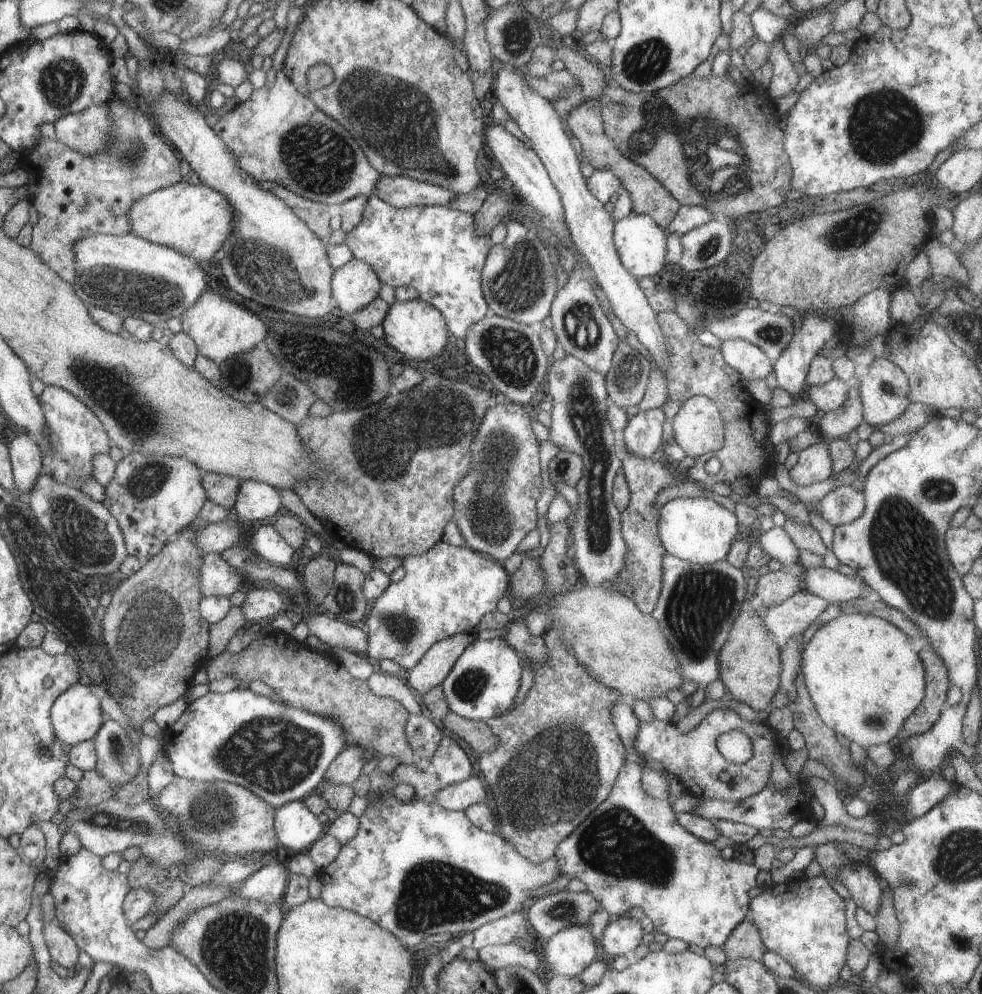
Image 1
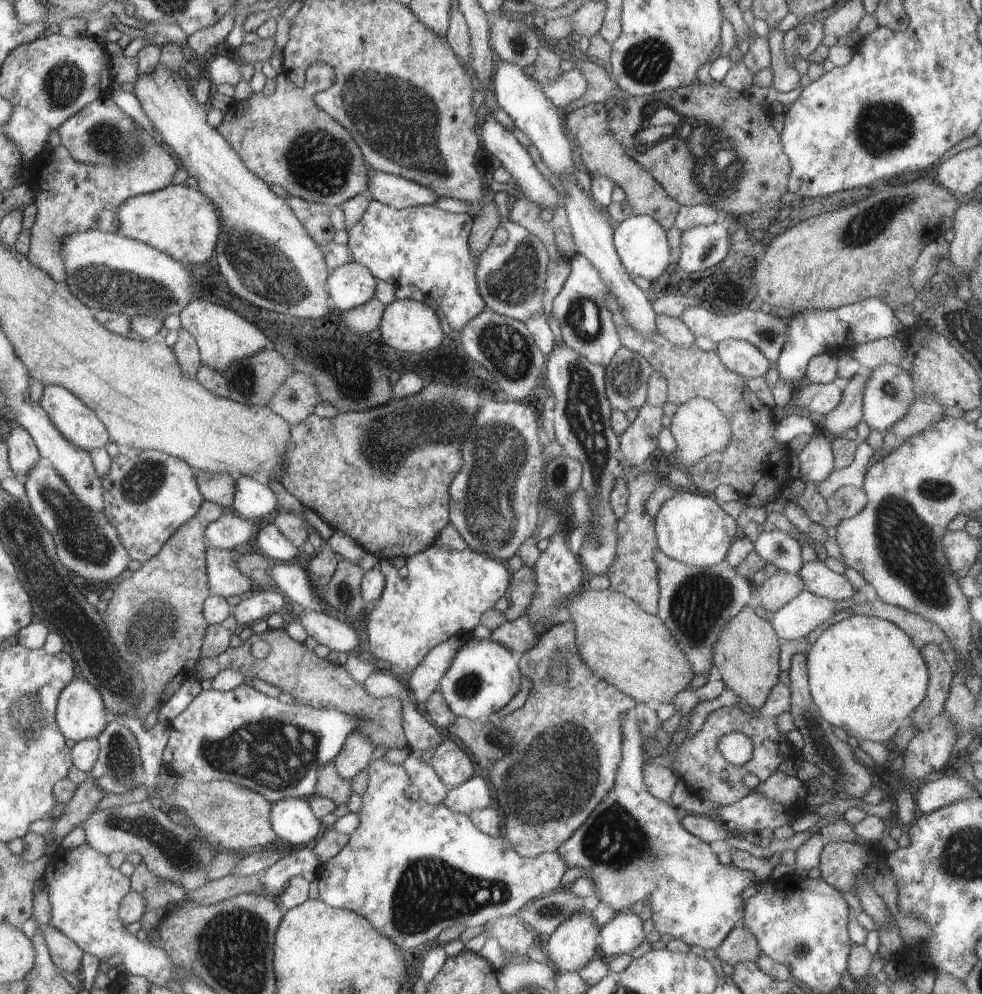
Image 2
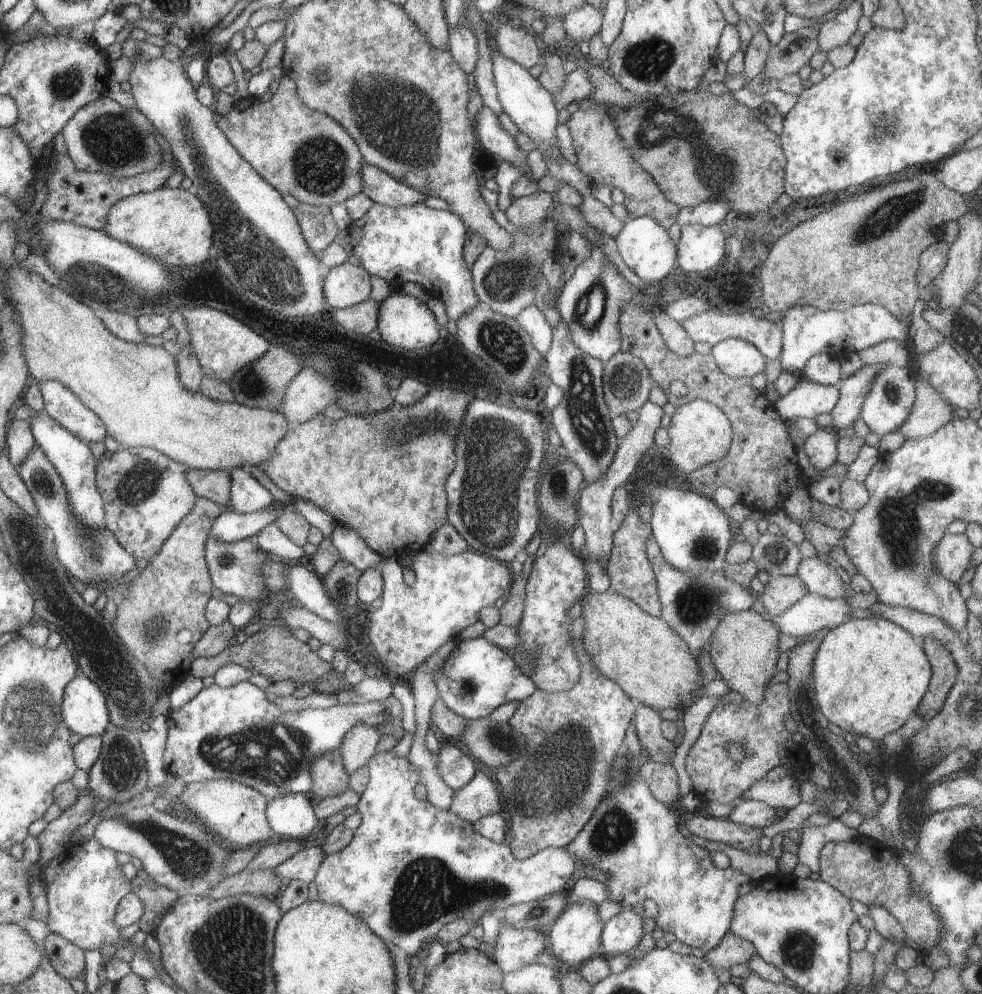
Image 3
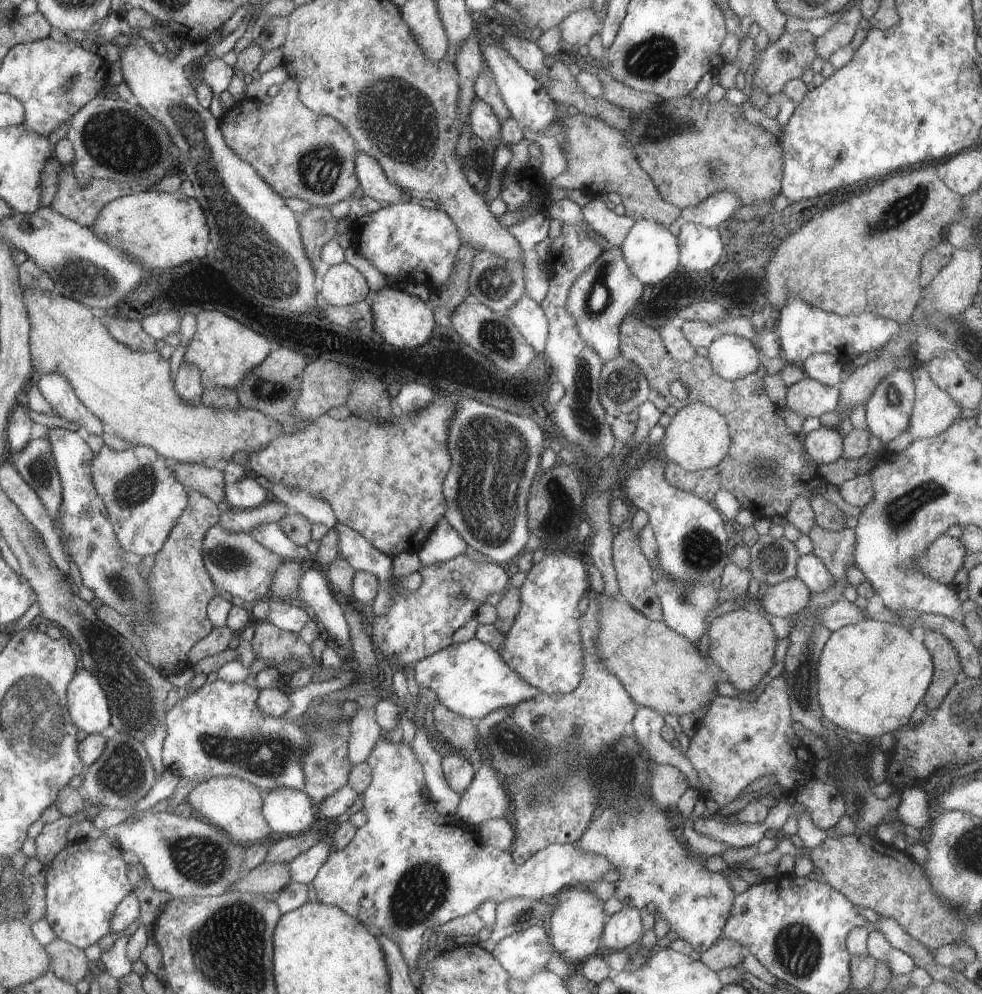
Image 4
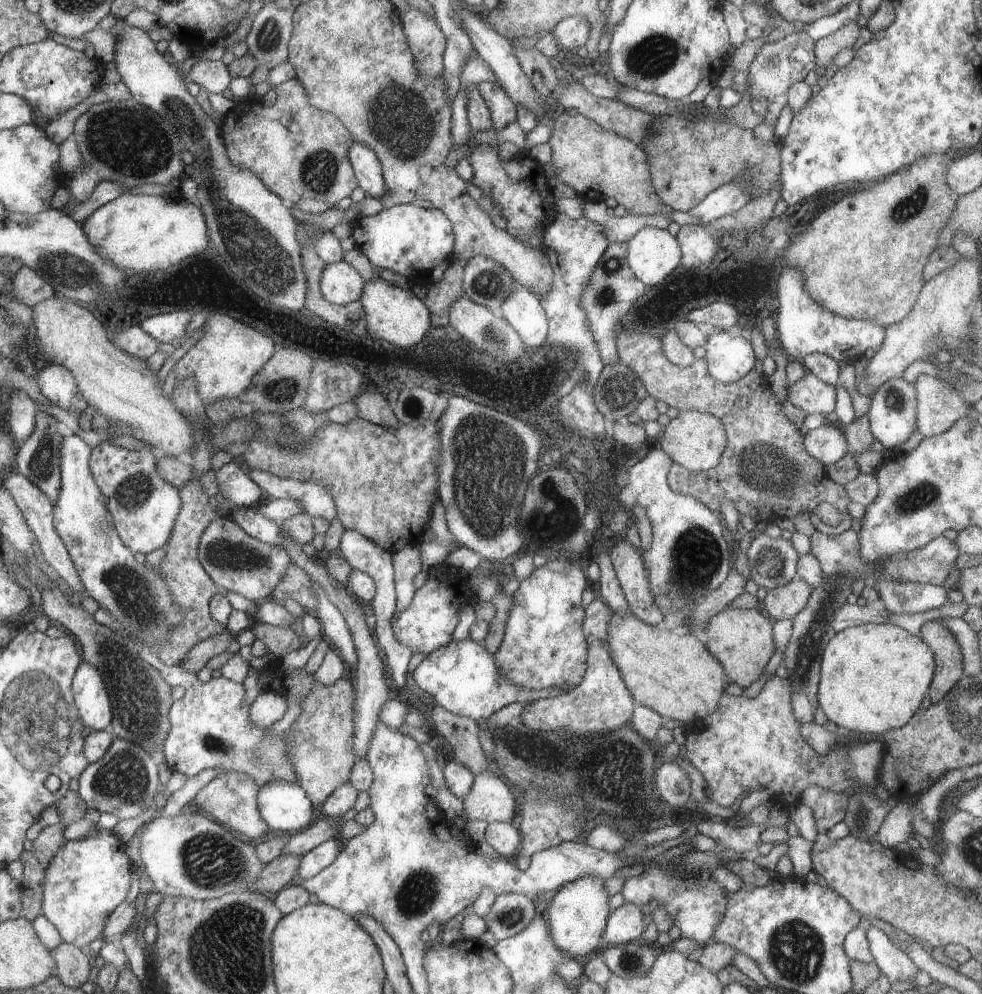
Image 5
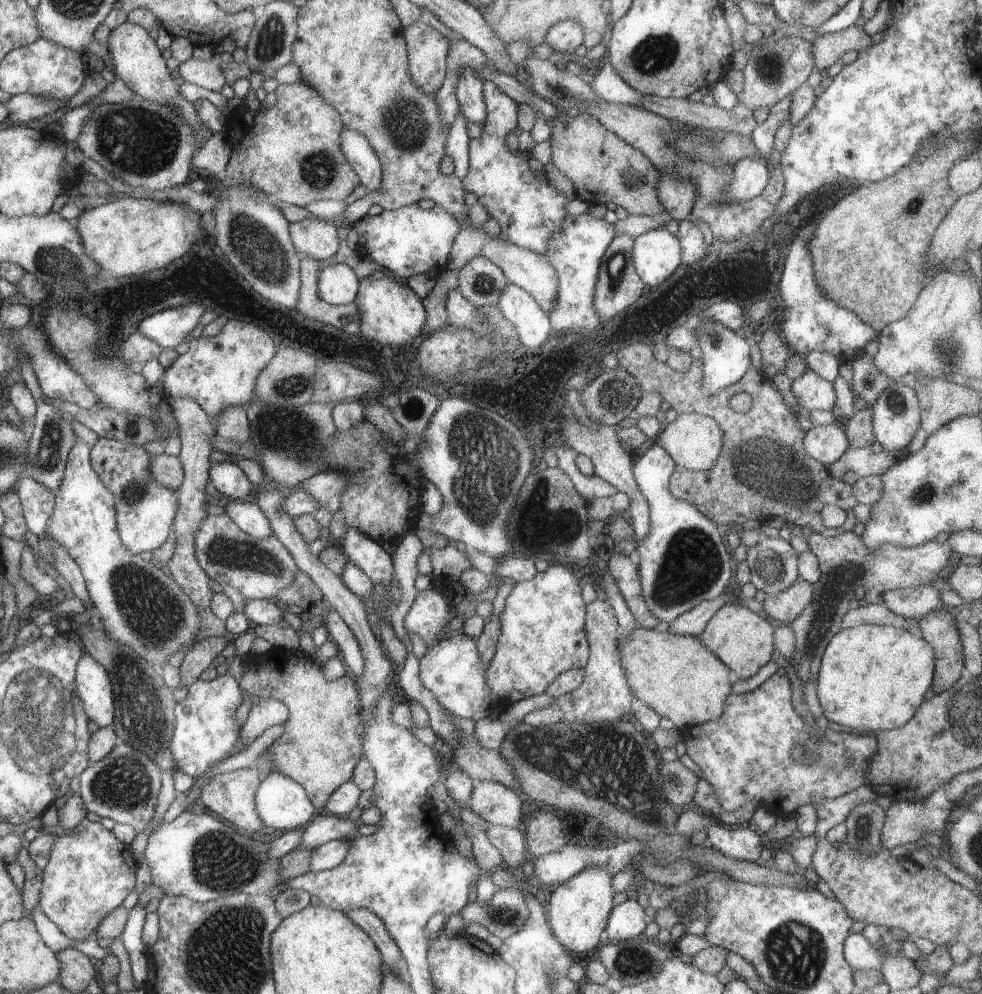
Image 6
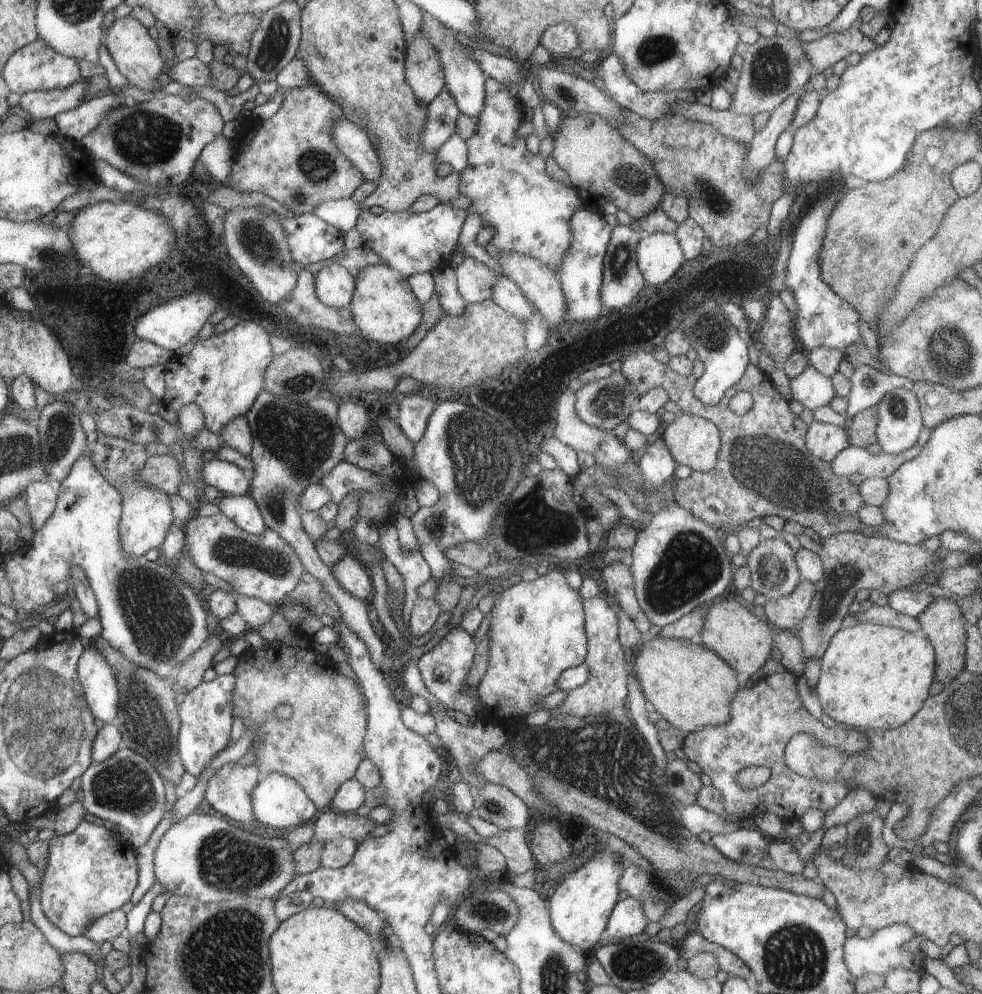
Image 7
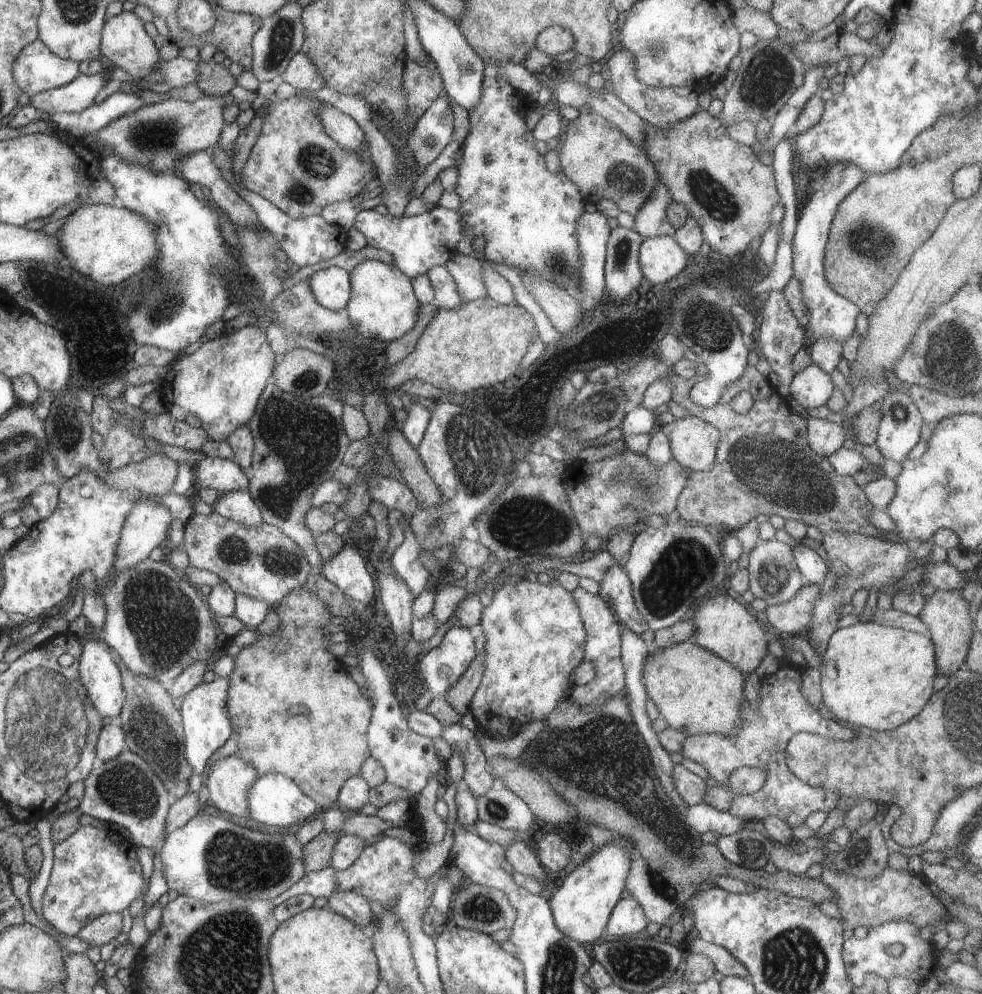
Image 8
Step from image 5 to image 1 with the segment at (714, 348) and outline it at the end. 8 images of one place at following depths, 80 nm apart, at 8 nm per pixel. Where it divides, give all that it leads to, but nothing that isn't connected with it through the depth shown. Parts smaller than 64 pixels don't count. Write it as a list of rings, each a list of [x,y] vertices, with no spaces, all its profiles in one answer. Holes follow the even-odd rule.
[[[744,339],[722,341],[719,351],[726,364],[746,380],[765,379],[773,370],[773,362],[768,355]]]

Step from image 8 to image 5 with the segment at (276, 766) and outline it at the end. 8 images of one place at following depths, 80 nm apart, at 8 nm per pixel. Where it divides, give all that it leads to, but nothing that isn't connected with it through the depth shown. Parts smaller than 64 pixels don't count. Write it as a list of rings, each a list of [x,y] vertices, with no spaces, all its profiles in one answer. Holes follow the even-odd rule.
[[[281,659],[258,672],[261,691],[271,690],[286,698],[295,696],[300,702],[300,716],[286,732],[288,755],[297,784],[307,792],[311,804],[321,807],[330,794],[349,783],[357,762],[355,753],[355,686],[351,674],[340,678],[336,684],[322,685],[303,669],[283,670]]]

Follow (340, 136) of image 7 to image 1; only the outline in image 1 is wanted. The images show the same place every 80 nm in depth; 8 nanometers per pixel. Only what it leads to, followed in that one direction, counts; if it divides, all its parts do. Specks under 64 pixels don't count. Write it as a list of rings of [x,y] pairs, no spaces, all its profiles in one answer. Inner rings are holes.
[[[381,175],[374,194],[396,208],[448,206],[455,194],[445,188],[403,176]]]

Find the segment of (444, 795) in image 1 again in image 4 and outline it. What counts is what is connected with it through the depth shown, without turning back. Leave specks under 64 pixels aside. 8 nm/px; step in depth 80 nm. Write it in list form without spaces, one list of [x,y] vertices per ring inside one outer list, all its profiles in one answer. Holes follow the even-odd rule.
[[[483,758],[482,766],[475,773],[472,783],[462,794],[455,818],[469,826],[482,824],[484,820],[505,818],[506,810],[512,807],[505,785],[496,776],[492,762]]]

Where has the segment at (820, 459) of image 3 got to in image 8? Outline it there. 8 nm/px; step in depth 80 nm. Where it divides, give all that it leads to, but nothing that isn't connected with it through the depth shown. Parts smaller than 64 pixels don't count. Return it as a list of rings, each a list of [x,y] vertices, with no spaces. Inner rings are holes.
[[[818,417],[807,419],[807,435],[810,448],[826,458],[842,448],[846,440],[846,434],[840,423]]]

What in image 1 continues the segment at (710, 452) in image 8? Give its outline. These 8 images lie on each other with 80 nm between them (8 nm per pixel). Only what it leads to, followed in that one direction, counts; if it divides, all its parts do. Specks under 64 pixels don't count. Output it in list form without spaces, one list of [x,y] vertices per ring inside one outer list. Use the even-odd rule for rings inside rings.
[[[704,395],[686,399],[673,418],[673,440],[680,445],[685,456],[696,459],[710,451],[722,449],[725,443],[725,426],[717,404]]]

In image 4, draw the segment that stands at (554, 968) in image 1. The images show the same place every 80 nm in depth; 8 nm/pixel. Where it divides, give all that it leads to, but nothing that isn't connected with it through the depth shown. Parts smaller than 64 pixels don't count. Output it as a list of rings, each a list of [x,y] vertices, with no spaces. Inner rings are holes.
[[[578,885],[562,890],[553,900],[554,910],[546,923],[552,948],[566,962],[579,965],[599,949],[602,932],[608,918],[604,913],[605,902],[596,898],[592,892],[578,888]]]

